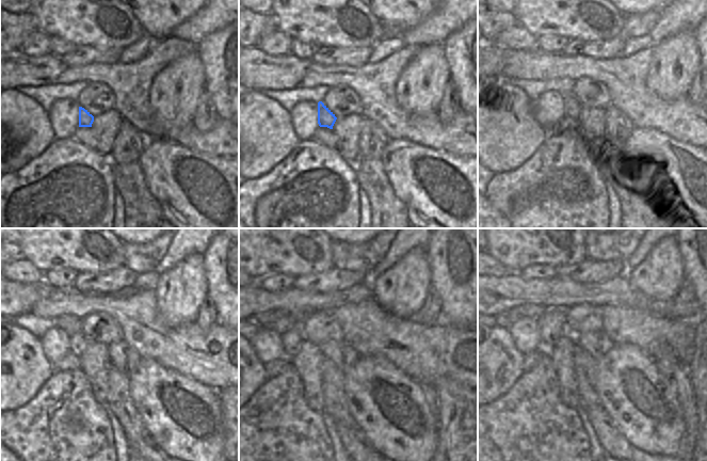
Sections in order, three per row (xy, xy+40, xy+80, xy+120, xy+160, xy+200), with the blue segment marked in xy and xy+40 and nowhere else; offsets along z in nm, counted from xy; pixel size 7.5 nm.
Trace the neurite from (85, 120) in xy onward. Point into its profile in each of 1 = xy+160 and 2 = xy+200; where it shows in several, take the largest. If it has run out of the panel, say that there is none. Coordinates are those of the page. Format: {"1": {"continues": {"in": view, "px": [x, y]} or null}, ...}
{"1": {"continues": {"in": "xy+160", "px": [314, 322]}}, "2": {"continues": {"in": "xy+200", "px": [552, 322]}}}

